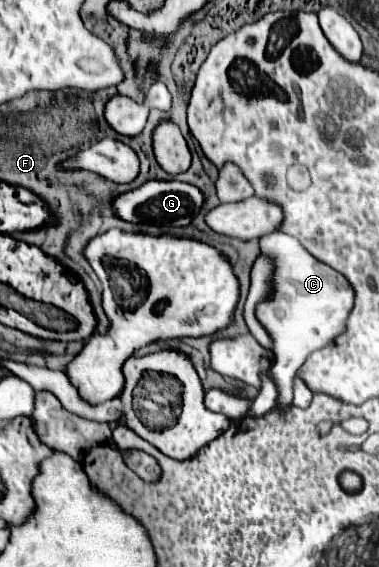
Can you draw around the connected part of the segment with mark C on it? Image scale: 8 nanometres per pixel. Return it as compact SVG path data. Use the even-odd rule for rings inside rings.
M273 232L263 236L259 240L259 246L261 254L267 254L275 260L275 274L271 298L265 304L259 304L257 318L275 342L271 378L279 390L277 408L287 408L293 402L293 376L297 368L301 368L309 352L325 348L325 344L329 344L333 336L341 336L341 332L345 332L345 320L349 320L349 314L353 310L355 292L353 288L349 288L345 276L305 252L305 248L301 248L301 242L293 236Z

